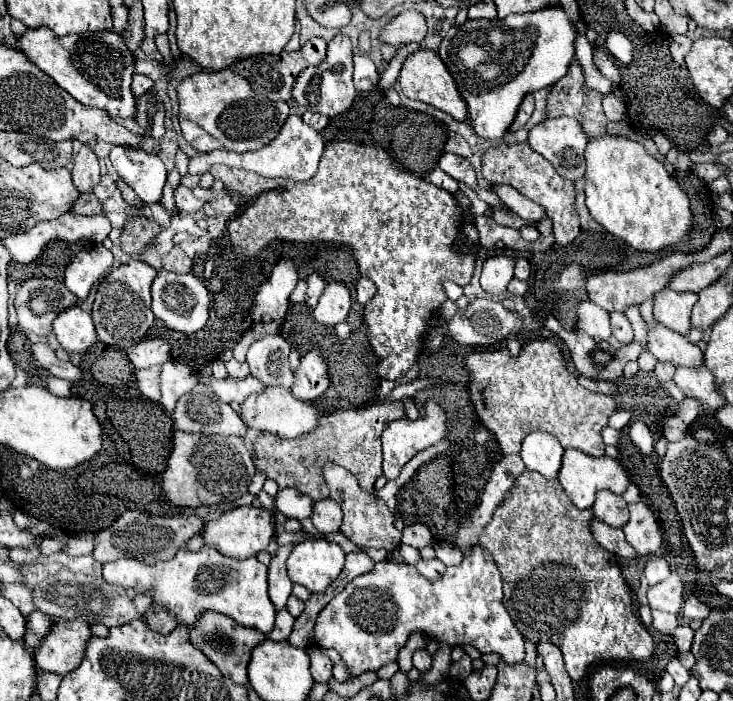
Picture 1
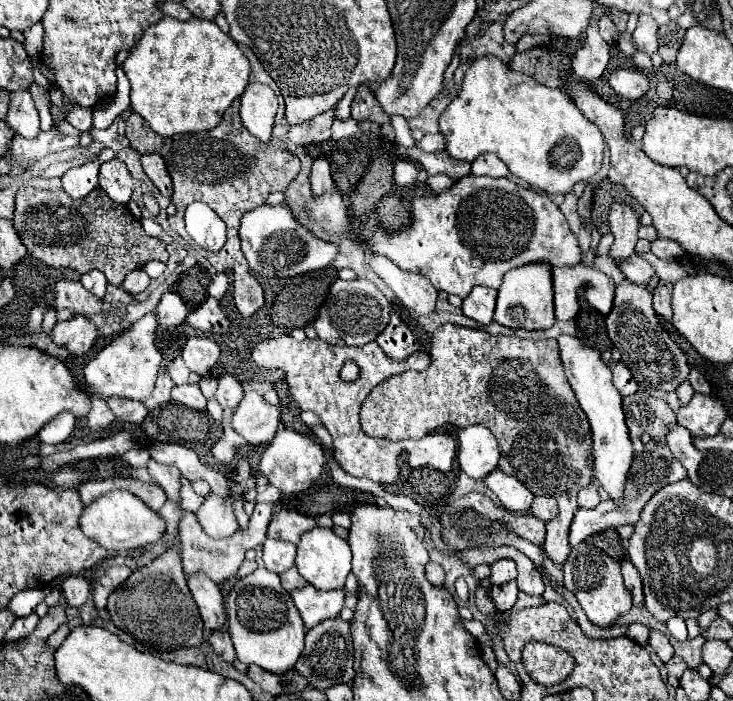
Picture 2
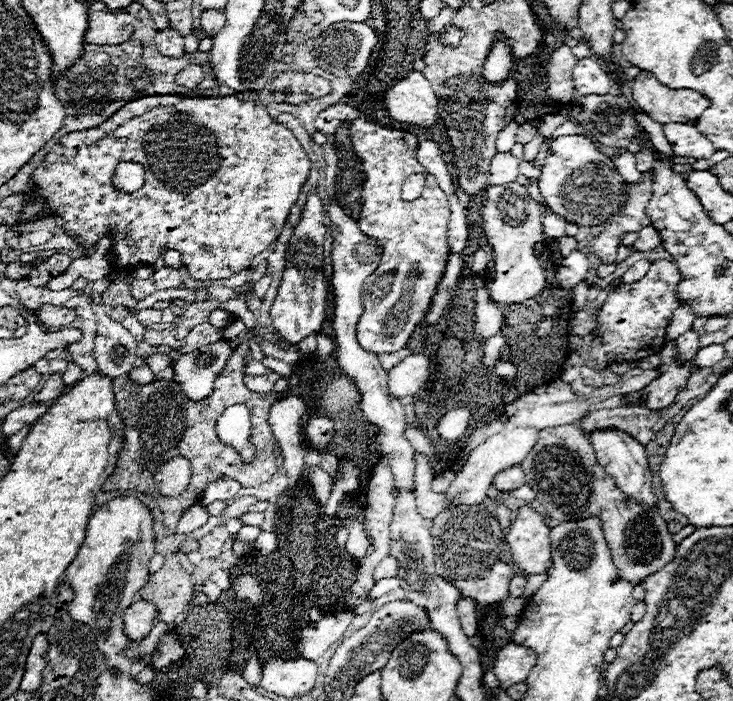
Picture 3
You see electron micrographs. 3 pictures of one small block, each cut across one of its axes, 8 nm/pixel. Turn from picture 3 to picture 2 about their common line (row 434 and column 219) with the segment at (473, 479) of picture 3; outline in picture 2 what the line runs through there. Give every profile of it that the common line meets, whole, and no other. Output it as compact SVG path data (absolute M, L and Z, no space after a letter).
M208 492L194 516L200 522L202 530L212 538L226 538L238 530L234 516L234 496L230 492L226 496Z

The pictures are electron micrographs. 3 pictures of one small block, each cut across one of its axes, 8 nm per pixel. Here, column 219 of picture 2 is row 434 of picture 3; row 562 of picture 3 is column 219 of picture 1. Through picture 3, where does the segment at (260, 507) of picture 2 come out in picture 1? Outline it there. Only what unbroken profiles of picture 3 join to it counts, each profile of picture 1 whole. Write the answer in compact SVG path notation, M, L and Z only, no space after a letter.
M206 612L206 616L202 616L194 628L190 628L190 638L198 650L202 650L214 664L218 664L218 668L222 668L222 672L226 672L226 676L230 676L230 680L236 684L248 684L246 668L250 662L250 652L254 646L266 640L266 634L256 632L254 628L244 628L228 616Z

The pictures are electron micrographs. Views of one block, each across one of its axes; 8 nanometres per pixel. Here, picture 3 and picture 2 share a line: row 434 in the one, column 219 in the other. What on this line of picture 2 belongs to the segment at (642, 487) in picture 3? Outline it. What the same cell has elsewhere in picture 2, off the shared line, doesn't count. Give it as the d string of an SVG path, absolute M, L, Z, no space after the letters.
M190 576L188 588L198 604L204 628L216 632L226 624L226 606L220 588L208 576Z

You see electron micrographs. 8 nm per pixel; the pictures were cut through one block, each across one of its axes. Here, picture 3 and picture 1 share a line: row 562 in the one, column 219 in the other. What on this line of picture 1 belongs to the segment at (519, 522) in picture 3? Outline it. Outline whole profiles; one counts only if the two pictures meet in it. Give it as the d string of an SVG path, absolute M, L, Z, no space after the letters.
M238 506L228 512L222 512L218 518L208 520L204 528L204 540L208 546L216 548L218 552L230 556L230 558L250 558L258 552L266 550L270 540L274 538L274 524L272 524L272 512L266 508L254 508L254 506Z

